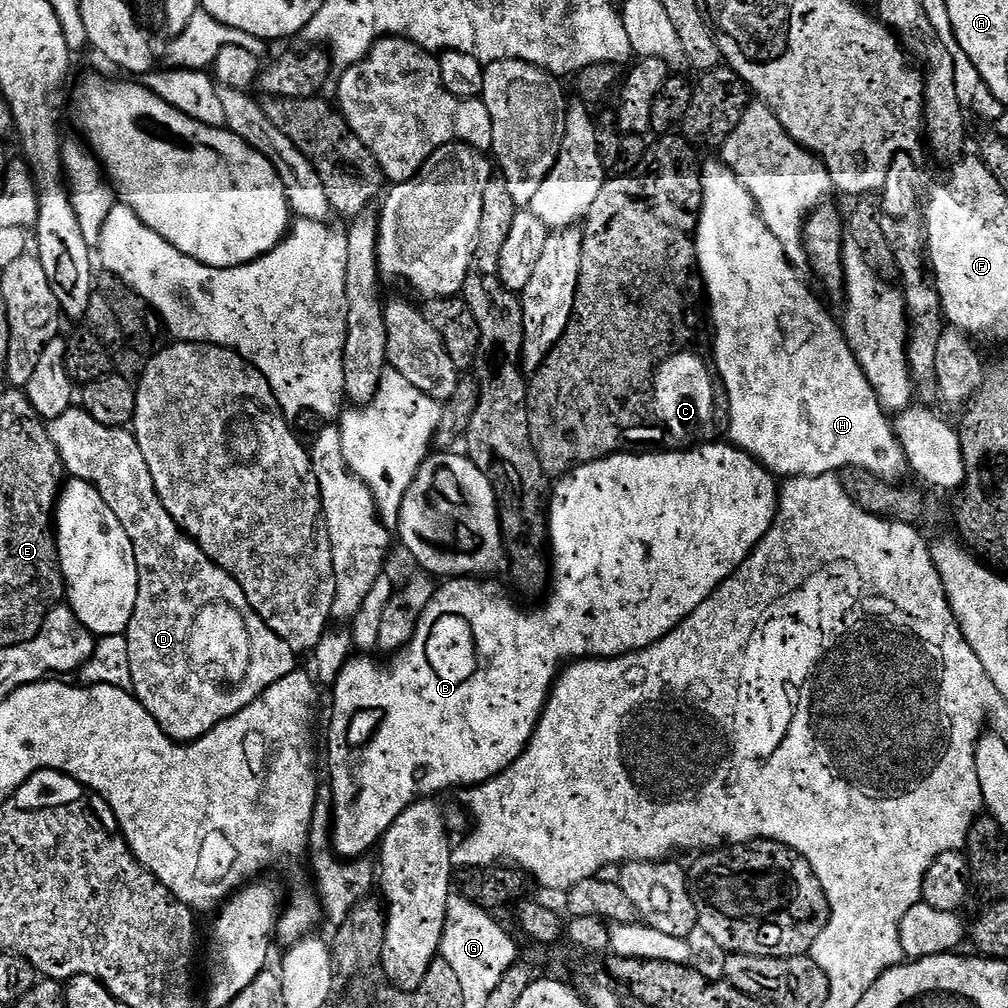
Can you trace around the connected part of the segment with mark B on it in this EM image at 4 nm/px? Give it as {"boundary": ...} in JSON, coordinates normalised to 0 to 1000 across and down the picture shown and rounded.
{"boundary":[[[698,438],[698,439],[695,439],[695,440],[694,440],[694,441],[693,441],[693,442],[691,442],[691,443],[689,443],[689,444],[688,444],[688,445],[686,445],[686,446],[680,446],[680,447],[677,447],[677,448],[640,448],[640,449],[638,449],[638,450],[612,450],[612,451],[609,451],[609,452],[603,452],[603,453],[602,453],[602,454],[600,454],[600,455],[599,455],[599,456],[590,456],[590,457],[589,457],[589,458],[585,458],[585,459],[584,459],[584,460],[579,460],[579,461],[578,461],[578,462],[576,462],[576,463],[575,463],[575,464],[568,464],[568,465],[567,465],[567,467],[566,467],[566,469],[565,469],[565,471],[563,471],[563,470],[561,470],[561,471],[559,471],[559,472],[557,472],[557,473],[555,473],[555,475],[553,475],[553,476],[552,476],[552,477],[551,477],[551,480],[550,480],[550,483],[549,483],[549,484],[548,484],[548,485],[547,485],[547,488],[546,488],[546,503],[545,503],[545,506],[544,506],[544,530],[545,530],[545,533],[546,533],[546,552],[547,552],[547,556],[546,556],[546,586],[545,586],[545,587],[544,587],[544,588],[543,588],[543,591],[542,591],[542,594],[541,594],[541,595],[540,595],[540,596],[539,596],[539,598],[540,598],[540,597],[541,597],[541,599],[540,599],[540,600],[538,600],[538,601],[537,601],[537,603],[532,603],[532,604],[530,604],[530,605],[529,605],[529,607],[523,607],[523,605],[522,605],[522,604],[520,604],[520,603],[515,603],[515,601],[514,601],[514,600],[512,600],[512,599],[511,599],[511,597],[510,597],[510,596],[508,596],[508,595],[507,595],[507,593],[506,593],[506,592],[504,592],[504,591],[503,591],[503,589],[502,589],[502,588],[500,588],[500,587],[499,587],[499,585],[498,585],[498,584],[496,584],[496,583],[495,583],[495,581],[494,581],[494,580],[492,580],[492,579],[484,579],[484,578],[488,578],[488,577],[481,577],[481,576],[480,576],[480,575],[479,575],[479,574],[476,574],[476,573],[448,573],[448,574],[445,574],[445,575],[444,575],[444,576],[443,576],[443,578],[441,578],[441,579],[444,579],[444,580],[442,580],[442,581],[441,581],[441,583],[440,583],[440,580],[439,580],[439,581],[437,581],[437,582],[434,582],[434,584],[433,584],[433,592],[432,592],[432,593],[431,593],[431,594],[430,594],[430,595],[429,595],[429,596],[428,596],[428,597],[427,597],[427,601],[423,601],[423,605],[422,605],[422,606],[421,606],[421,608],[420,608],[420,609],[419,609],[419,613],[418,613],[418,614],[417,614],[417,616],[416,616],[416,617],[415,617],[415,621],[414,621],[414,622],[413,622],[413,627],[412,627],[412,628],[411,628],[411,629],[410,629],[410,630],[409,630],[409,635],[408,635],[408,636],[407,636],[407,637],[406,637],[406,639],[405,639],[405,641],[404,641],[404,643],[402,643],[402,644],[400,644],[400,645],[398,645],[398,646],[396,646],[396,647],[394,647],[394,648],[392,648],[392,650],[390,650],[390,651],[389,651],[389,652],[388,652],[388,655],[389,655],[389,660],[387,660],[387,661],[386,661],[386,663],[380,663],[380,661],[379,661],[379,660],[377,660],[377,659],[372,659],[372,657],[371,657],[371,656],[369,656],[369,655],[365,655],[365,654],[369,654],[369,653],[357,653],[357,654],[361,654],[361,655],[353,655],[353,653],[349,653],[349,654],[346,654],[346,655],[345,655],[345,657],[344,657],[344,658],[343,658],[343,659],[342,659],[342,661],[341,661],[341,663],[340,663],[340,664],[339,664],[339,665],[338,665],[338,667],[337,667],[337,671],[336,671],[336,672],[335,672],[335,673],[334,673],[334,675],[333,675],[333,678],[332,678],[332,680],[331,680],[331,682],[330,682],[330,683],[329,683],[329,684],[328,684],[328,687],[327,687],[327,688],[329,688],[329,719],[327,719],[327,720],[326,720],[326,722],[325,722],[325,770],[326,770],[326,772],[327,772],[327,773],[329,773],[329,798],[330,798],[330,800],[331,800],[331,801],[333,801],[333,822],[331,822],[331,823],[330,823],[330,825],[329,825],[329,837],[330,837],[330,839],[331,839],[331,840],[333,840],[333,841],[337,841],[337,845],[338,845],[338,847],[339,847],[339,849],[338,849],[338,850],[341,850],[341,851],[356,851],[356,850],[360,850],[360,849],[361,849],[361,848],[362,848],[362,847],[365,847],[365,846],[367,846],[367,845],[365,845],[365,844],[367,844],[367,843],[368,843],[368,841],[370,841],[370,842],[372,842],[372,841],[373,841],[373,840],[374,840],[374,838],[376,838],[376,837],[377,837],[377,835],[378,835],[378,834],[379,834],[379,833],[380,833],[380,832],[381,832],[381,828],[383,828],[383,826],[384,826],[384,825],[385,825],[385,824],[386,824],[386,823],[387,823],[387,819],[388,819],[388,818],[389,818],[389,816],[390,816],[390,815],[392,815],[392,814],[393,814],[393,813],[394,813],[394,812],[395,812],[395,808],[399,808],[399,804],[403,804],[403,803],[404,803],[404,802],[405,802],[405,801],[406,801],[406,800],[407,800],[407,799],[408,799],[408,798],[411,798],[411,797],[413,797],[413,795],[414,795],[414,794],[416,794],[416,793],[418,793],[418,792],[433,792],[433,791],[436,791],[436,789],[435,789],[435,788],[436,788],[436,786],[444,786],[444,785],[446,785],[446,784],[447,784],[447,782],[456,782],[456,783],[455,783],[455,784],[463,784],[463,783],[465,783],[465,782],[467,782],[467,781],[468,781],[468,779],[469,779],[469,778],[481,778],[481,776],[483,776],[483,775],[484,775],[484,774],[490,774],[490,773],[492,773],[492,771],[493,771],[493,770],[497,770],[497,769],[498,769],[498,768],[499,768],[499,767],[500,767],[500,766],[501,766],[501,764],[502,764],[502,763],[504,763],[504,762],[505,762],[505,760],[506,760],[506,759],[508,759],[508,757],[509,757],[509,756],[510,756],[510,755],[511,755],[511,754],[512,754],[512,753],[513,753],[513,752],[515,752],[515,750],[517,750],[517,749],[518,749],[518,748],[519,748],[519,747],[520,747],[520,746],[521,746],[521,745],[522,745],[522,744],[523,744],[523,742],[524,742],[524,738],[525,738],[525,737],[526,737],[526,735],[527,735],[527,734],[528,734],[528,729],[530,729],[530,728],[531,728],[531,726],[532,726],[532,721],[533,721],[533,720],[534,720],[534,719],[535,719],[535,718],[536,718],[536,709],[537,709],[537,708],[539,708],[539,706],[540,706],[540,701],[542,701],[542,699],[544,699],[544,692],[545,692],[545,690],[547,690],[547,688],[548,688],[548,680],[549,680],[549,679],[551,679],[551,678],[552,678],[552,676],[553,676],[553,674],[554,674],[554,672],[555,672],[555,670],[556,670],[556,668],[557,668],[557,666],[558,666],[558,661],[560,661],[560,660],[563,660],[563,659],[563,659],[563,658],[564,658],[564,657],[570,657],[570,656],[573,656],[573,655],[581,655],[581,654],[584,654],[584,653],[606,653],[606,652],[609,652],[609,651],[621,651],[621,650],[623,650],[623,648],[625,648],[625,647],[634,647],[634,646],[635,646],[635,644],[637,644],[637,643],[644,643],[644,642],[645,642],[645,641],[646,641],[646,639],[651,639],[651,638],[653,638],[653,637],[654,637],[654,636],[655,636],[655,634],[656,634],[656,633],[658,633],[658,631],[660,631],[660,630],[661,630],[661,629],[665,629],[665,628],[666,628],[666,627],[667,627],[667,626],[669,626],[669,624],[670,624],[670,623],[671,623],[671,622],[673,622],[673,621],[674,621],[674,619],[676,619],[676,617],[678,617],[678,615],[680,615],[680,613],[682,613],[682,611],[683,611],[683,610],[684,610],[684,609],[686,609],[686,607],[688,607],[688,606],[688,606],[688,605],[692,605],[692,601],[696,601],[696,597],[700,597],[700,596],[701,596],[701,595],[702,595],[702,594],[704,594],[704,593],[705,593],[705,592],[706,592],[706,590],[708,590],[708,589],[709,589],[709,588],[710,588],[710,584],[711,584],[711,583],[713,583],[713,582],[714,582],[714,580],[715,580],[715,579],[717,579],[717,578],[718,578],[718,576],[719,576],[719,575],[722,575],[722,574],[724,574],[724,572],[725,572],[725,571],[726,571],[726,570],[727,570],[727,569],[728,569],[728,568],[730,568],[730,566],[732,566],[732,565],[733,565],[733,563],[734,563],[734,563],[735,563],[735,562],[736,562],[736,561],[737,561],[737,560],[738,560],[738,558],[739,558],[739,556],[741,556],[741,555],[742,555],[742,553],[743,553],[743,552],[745,552],[745,550],[746,550],[746,547],[747,547],[747,546],[749,546],[749,545],[750,545],[750,543],[751,543],[751,542],[752,542],[752,541],[754,541],[754,535],[755,535],[755,534],[757,534],[757,532],[759,532],[759,530],[761,530],[761,528],[762,528],[762,527],[764,527],[764,525],[765,525],[765,524],[766,524],[766,520],[767,520],[767,518],[769,518],[769,516],[770,516],[770,506],[771,506],[771,503],[772,503],[772,501],[773,501],[773,498],[774,498],[774,489],[773,489],[773,487],[772,487],[772,476],[771,476],[771,473],[769,473],[769,472],[767,472],[767,471],[766,471],[766,469],[765,469],[765,468],[763,468],[763,467],[762,467],[762,465],[760,465],[760,464],[758,464],[758,463],[757,463],[757,462],[756,462],[756,461],[754,461],[754,459],[752,459],[752,458],[751,458],[751,456],[750,456],[750,455],[749,455],[749,454],[748,454],[748,453],[747,453],[747,452],[745,452],[745,451],[744,451],[744,450],[743,450],[743,449],[742,449],[742,448],[737,448],[737,447],[736,447],[736,446],[735,446],[735,444],[731,444],[731,443],[730,443],[730,441],[729,441],[729,440],[727,440],[727,439],[725,439],[725,438],[719,438],[719,440],[714,440],[714,439],[715,439],[715,438]]]}

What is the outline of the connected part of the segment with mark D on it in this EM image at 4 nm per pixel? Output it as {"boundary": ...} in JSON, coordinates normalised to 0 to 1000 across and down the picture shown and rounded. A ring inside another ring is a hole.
{"boundary":[[[72,403],[72,404],[70,404],[70,405],[67,405],[67,406],[66,406],[66,407],[65,407],[65,411],[62,411],[62,412],[61,412],[61,413],[59,413],[59,414],[58,414],[58,415],[54,415],[54,416],[53,416],[53,417],[49,417],[49,418],[47,418],[47,421],[46,421],[46,424],[47,424],[47,427],[48,427],[48,430],[49,430],[49,431],[50,431],[50,435],[51,435],[51,436],[52,436],[52,438],[53,438],[53,438],[54,438],[54,442],[55,442],[55,443],[56,443],[56,445],[57,445],[57,446],[58,446],[58,450],[59,450],[59,451],[60,451],[60,456],[61,456],[61,458],[63,458],[63,459],[63,459],[63,462],[64,462],[64,465],[66,465],[66,467],[67,467],[67,468],[68,468],[68,469],[70,469],[70,471],[71,471],[71,472],[72,472],[72,473],[74,473],[74,475],[77,475],[77,476],[84,476],[84,478],[86,478],[86,480],[92,480],[92,482],[93,482],[93,483],[95,483],[95,485],[96,485],[96,486],[97,486],[97,490],[101,490],[101,494],[102,494],[102,495],[103,495],[103,497],[104,497],[104,498],[105,498],[105,502],[109,502],[109,506],[113,506],[113,510],[117,510],[117,518],[121,518],[121,522],[122,522],[122,523],[123,523],[123,525],[124,525],[124,526],[125,526],[125,530],[126,530],[126,531],[127,531],[127,533],[128,533],[128,534],[129,534],[129,538],[130,538],[130,539],[131,539],[131,545],[132,545],[132,546],[133,546],[133,550],[134,550],[134,551],[135,551],[135,561],[136,561],[136,562],[137,562],[137,597],[136,597],[136,598],[135,598],[135,600],[134,600],[134,601],[133,601],[133,613],[129,613],[129,621],[128,621],[128,622],[127,622],[127,625],[126,625],[126,628],[125,628],[125,630],[126,630],[126,633],[127,633],[127,640],[128,640],[128,641],[129,641],[129,669],[130,669],[130,670],[131,670],[131,687],[132,687],[132,688],[133,688],[133,689],[134,689],[134,691],[135,691],[135,693],[136,693],[136,694],[138,694],[138,695],[139,695],[139,698],[140,698],[140,699],[141,699],[141,701],[142,701],[142,702],[144,702],[144,703],[145,703],[145,704],[146,704],[146,706],[148,706],[148,708],[149,708],[149,709],[151,709],[151,710],[152,710],[152,712],[154,712],[154,713],[155,713],[155,715],[156,715],[156,716],[157,716],[157,720],[158,720],[158,721],[159,721],[159,723],[161,723],[161,725],[163,725],[163,727],[165,727],[165,729],[166,729],[166,730],[167,730],[167,731],[169,731],[169,732],[170,732],[170,733],[171,733],[171,734],[174,734],[174,735],[176,735],[176,736],[189,736],[189,735],[192,735],[192,734],[197,734],[197,733],[198,733],[198,731],[200,731],[200,730],[202,730],[202,729],[203,729],[203,728],[205,728],[205,727],[206,727],[206,726],[207,726],[207,725],[208,725],[208,724],[212,724],[212,720],[216,720],[216,719],[217,719],[217,718],[218,718],[218,717],[219,717],[219,716],[221,716],[221,715],[222,715],[222,714],[227,714],[227,713],[228,713],[228,711],[229,711],[229,710],[231,710],[231,709],[232,709],[232,708],[236,708],[236,707],[237,707],[237,706],[239,706],[239,704],[240,704],[240,703],[241,703],[241,702],[243,702],[243,701],[244,701],[244,700],[248,700],[248,696],[252,696],[252,695],[253,695],[253,694],[255,694],[255,693],[256,693],[256,691],[257,691],[257,690],[258,690],[258,689],[260,689],[260,688],[261,688],[261,687],[263,687],[263,686],[264,686],[264,684],[266,684],[266,683],[267,683],[267,682],[268,682],[268,681],[272,681],[272,677],[276,677],[276,676],[277,676],[277,675],[279,675],[279,674],[280,674],[280,673],[284,673],[284,669],[288,669],[288,668],[289,668],[289,667],[293,667],[293,666],[295,666],[295,663],[296,663],[296,659],[294,659],[294,655],[296,655],[296,651],[295,651],[295,648],[292,648],[292,647],[290,647],[290,646],[289,646],[289,645],[288,645],[288,641],[284,641],[284,637],[280,637],[280,633],[276,633],[276,629],[272,629],[272,625],[268,625],[268,624],[267,624],[267,623],[266,623],[266,622],[265,622],[265,621],[264,621],[264,617],[260,617],[260,613],[259,613],[259,612],[258,612],[258,611],[257,611],[257,610],[256,610],[256,608],[254,608],[254,607],[252,607],[252,606],[247,606],[247,602],[246,602],[246,594],[245,594],[245,593],[244,593],[244,589],[243,589],[243,588],[242,588],[242,586],[241,586],[241,585],[240,585],[240,581],[236,581],[236,577],[235,577],[235,576],[234,576],[234,574],[232,574],[232,573],[231,573],[231,572],[230,572],[230,570],[228,570],[228,568],[227,568],[227,567],[225,567],[225,566],[224,566],[224,565],[220,565],[220,564],[219,564],[219,563],[218,563],[218,563],[216,563],[216,561],[214,561],[214,559],[213,559],[213,558],[212,558],[212,557],[210,557],[210,555],[209,555],[209,554],[207,554],[207,553],[206,553],[206,551],[205,551],[205,550],[203,550],[203,548],[201,548],[201,546],[199,546],[199,545],[198,545],[198,543],[196,543],[196,541],[194,541],[194,538],[193,538],[193,536],[191,536],[191,535],[190,535],[190,533],[189,533],[189,532],[188,532],[188,531],[187,531],[187,529],[185,529],[185,528],[182,528],[182,526],[181,526],[181,525],[180,525],[180,524],[178,524],[178,523],[177,523],[177,522],[176,522],[176,520],[175,520],[175,519],[174,519],[174,518],[173,518],[173,514],[169,514],[169,510],[168,510],[168,509],[167,509],[167,507],[166,507],[166,506],[165,506],[165,502],[163,502],[163,501],[162,501],[162,500],[161,500],[161,498],[160,498],[160,497],[159,497],[159,495],[158,495],[158,494],[157,494],[157,490],[156,490],[156,489],[155,489],[155,487],[154,487],[154,486],[153,486],[153,474],[151,474],[151,473],[150,473],[150,472],[149,472],[149,462],[145,462],[145,454],[143,454],[143,453],[142,453],[142,452],[141,452],[141,446],[140,446],[140,445],[139,445],[139,443],[138,443],[138,442],[137,442],[137,438],[136,438],[136,438],[135,438],[135,434],[134,434],[134,432],[132,432],[132,430],[131,430],[131,429],[130,429],[130,428],[127,428],[127,427],[124,427],[124,426],[122,426],[122,425],[106,425],[106,424],[105,424],[105,423],[101,423],[101,419],[93,419],[93,415],[92,415],[92,414],[91,414],[91,412],[90,412],[90,411],[89,411],[89,410],[87,410],[87,409],[85,409],[85,408],[83,408],[83,406],[82,406],[82,404],[79,404],[79,403]],[[209,599],[223,599],[223,601],[224,601],[224,602],[226,602],[226,603],[235,603],[235,605],[236,605],[236,606],[238,606],[238,607],[243,607],[243,608],[245,608],[245,607],[246,607],[246,606],[247,606],[247,607],[246,607],[246,608],[245,608],[245,610],[246,610],[246,623],[218,623],[218,624],[216,624],[216,625],[215,625],[215,627],[214,627],[214,648],[210,648],[210,647],[205,647],[205,645],[204,645],[204,644],[202,644],[202,635],[206,635],[206,634],[208,634],[208,633],[209,633],[209,631],[210,631],[210,627],[209,627],[209,625],[208,625],[208,624],[206,624],[206,623],[202,623],[202,610],[204,610],[204,609],[205,609],[205,607],[206,607],[206,602],[208,602],[208,601],[209,601]]]}

